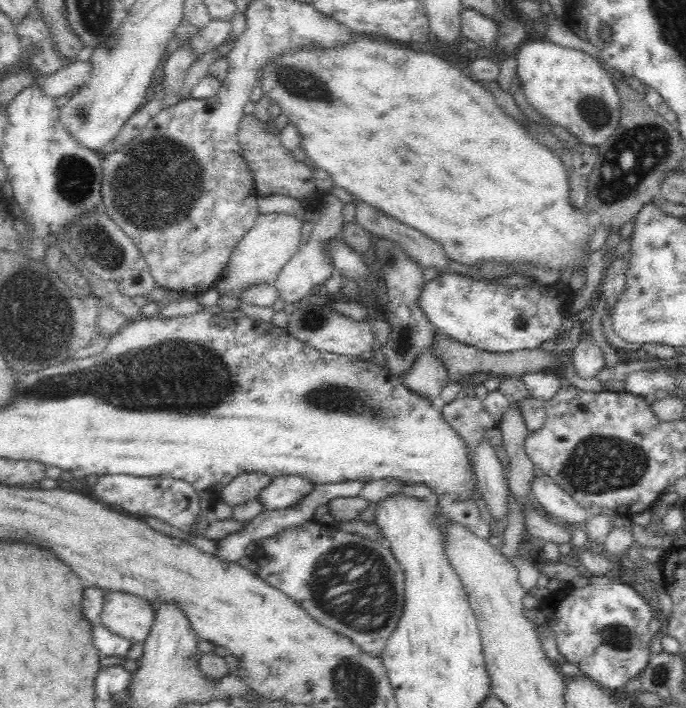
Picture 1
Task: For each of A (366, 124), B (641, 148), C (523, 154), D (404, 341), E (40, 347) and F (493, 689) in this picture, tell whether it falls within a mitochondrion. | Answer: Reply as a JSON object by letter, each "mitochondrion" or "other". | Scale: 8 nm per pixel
{"A":"other","B":"mitochondrion","C":"other","D":"mitochondrion","E":"mitochondrion","F":"other"}

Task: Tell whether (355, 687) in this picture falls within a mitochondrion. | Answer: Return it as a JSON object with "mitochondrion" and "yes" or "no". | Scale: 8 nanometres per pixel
{"mitochondrion":"yes"}

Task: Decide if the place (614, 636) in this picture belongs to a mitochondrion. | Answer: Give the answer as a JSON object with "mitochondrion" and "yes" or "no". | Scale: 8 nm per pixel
{"mitochondrion":"yes"}

